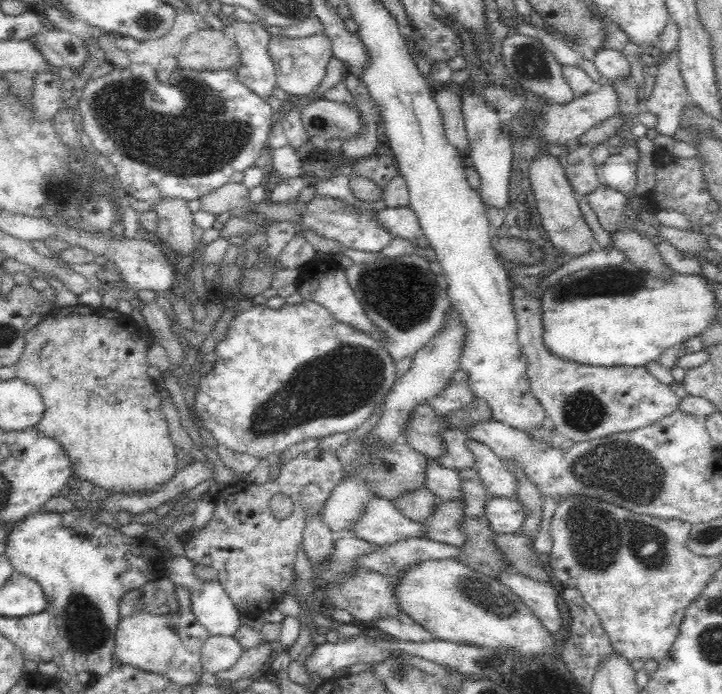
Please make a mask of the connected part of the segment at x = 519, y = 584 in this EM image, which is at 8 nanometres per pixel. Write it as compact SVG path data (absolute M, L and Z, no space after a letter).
M507 569L500 572L497 578L516 593L524 604L553 635L560 634L564 628L564 618L558 609L558 584L556 582L540 582L514 570Z

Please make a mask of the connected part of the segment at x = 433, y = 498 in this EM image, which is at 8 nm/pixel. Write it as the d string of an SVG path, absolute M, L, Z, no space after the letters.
M420 488L416 492L408 492L402 498L392 501L402 514L414 522L424 523L433 516L432 510L436 508L437 496L428 488Z

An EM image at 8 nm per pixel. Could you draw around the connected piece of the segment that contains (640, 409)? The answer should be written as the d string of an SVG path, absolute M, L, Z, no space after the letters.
M520 285L511 287L511 299L517 318L517 335L521 351L528 363L529 388L541 403L550 426L556 432L571 438L572 443L584 442L583 440L597 439L604 436L615 435L618 432L635 431L648 424L654 424L670 416L678 410L680 398L670 390L668 385L660 382L642 367L604 367L590 364L578 364L572 360L562 360L559 356L552 356L543 345L543 321L540 310L540 301L531 291Z

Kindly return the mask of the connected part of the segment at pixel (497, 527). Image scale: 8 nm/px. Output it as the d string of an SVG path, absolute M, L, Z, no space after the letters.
M490 496L486 504L486 518L497 534L517 534L525 524L525 510L515 497Z

